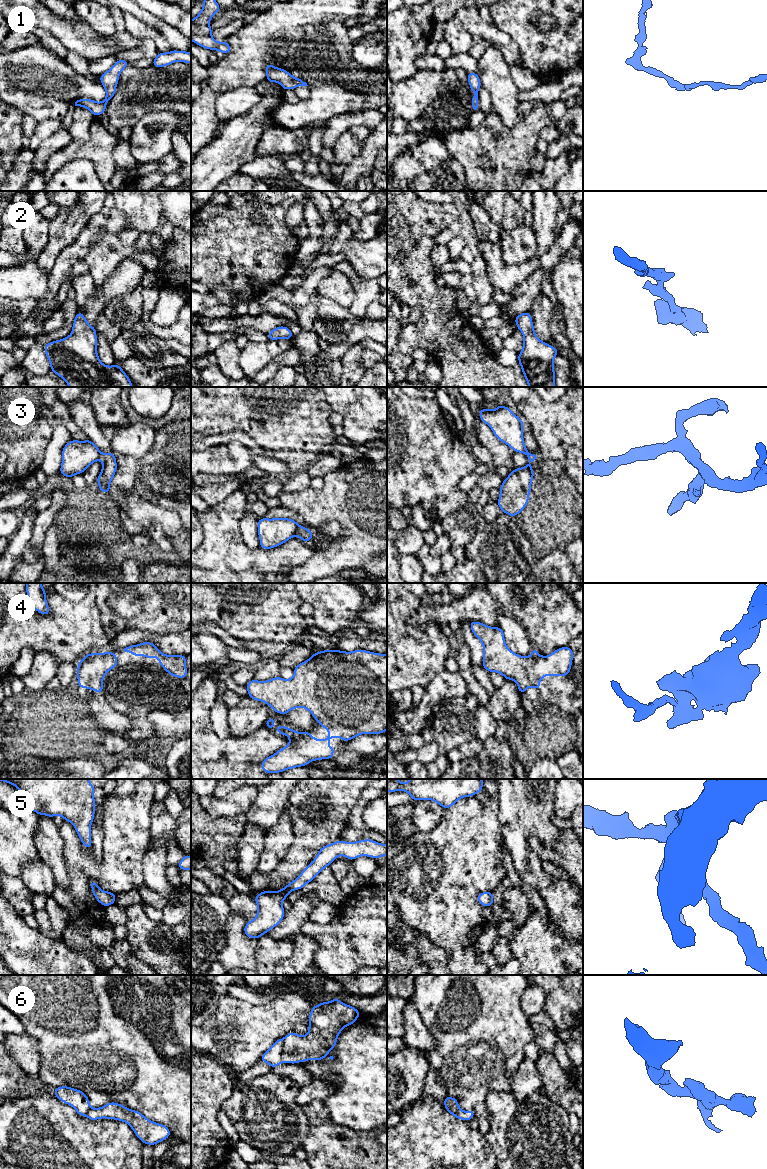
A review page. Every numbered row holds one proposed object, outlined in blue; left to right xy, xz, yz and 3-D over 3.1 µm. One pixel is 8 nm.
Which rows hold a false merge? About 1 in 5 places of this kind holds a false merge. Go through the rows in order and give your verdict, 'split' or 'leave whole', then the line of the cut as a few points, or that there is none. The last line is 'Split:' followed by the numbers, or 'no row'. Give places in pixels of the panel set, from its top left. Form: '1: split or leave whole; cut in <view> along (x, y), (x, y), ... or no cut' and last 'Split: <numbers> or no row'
1: leave whole; no cut
2: leave whole; no cut
3: split; cut in xy along (102, 454), (100, 459)
4: split; cut in xz along (288, 728), (286, 734)
5: leave whole; no cut
6: split; cut in xz along (283, 1038), (282, 1061)
Split: 3, 4, 6

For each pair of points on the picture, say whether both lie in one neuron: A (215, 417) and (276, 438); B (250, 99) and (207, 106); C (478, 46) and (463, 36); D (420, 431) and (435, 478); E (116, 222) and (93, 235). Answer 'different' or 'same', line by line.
A: same
B: different
C: different
D: same
E: same

